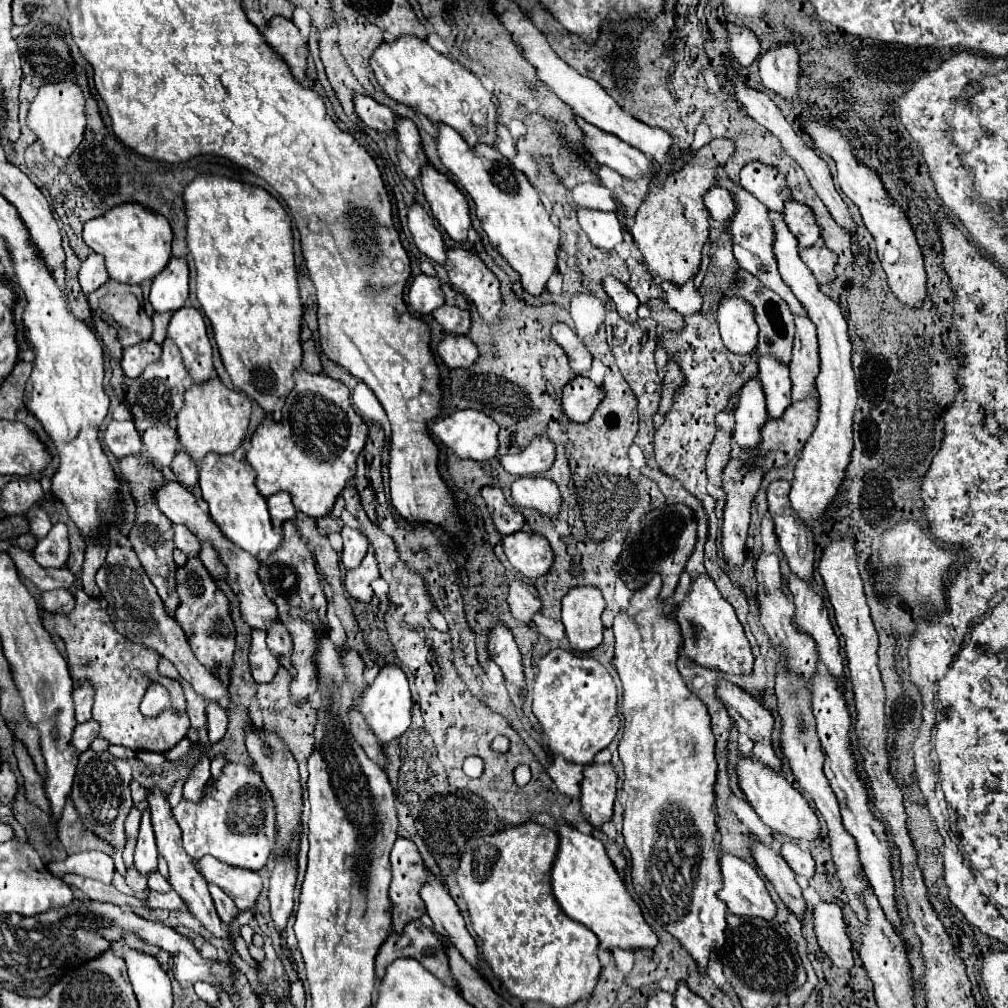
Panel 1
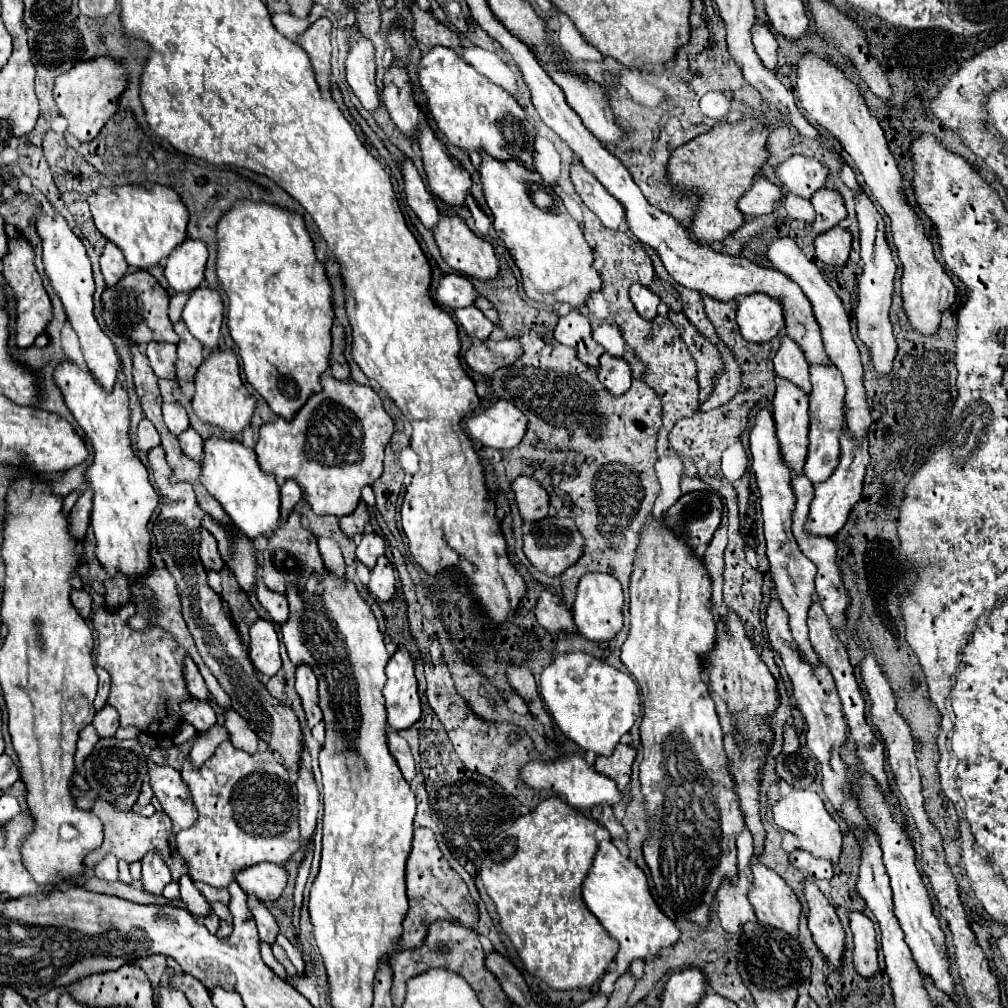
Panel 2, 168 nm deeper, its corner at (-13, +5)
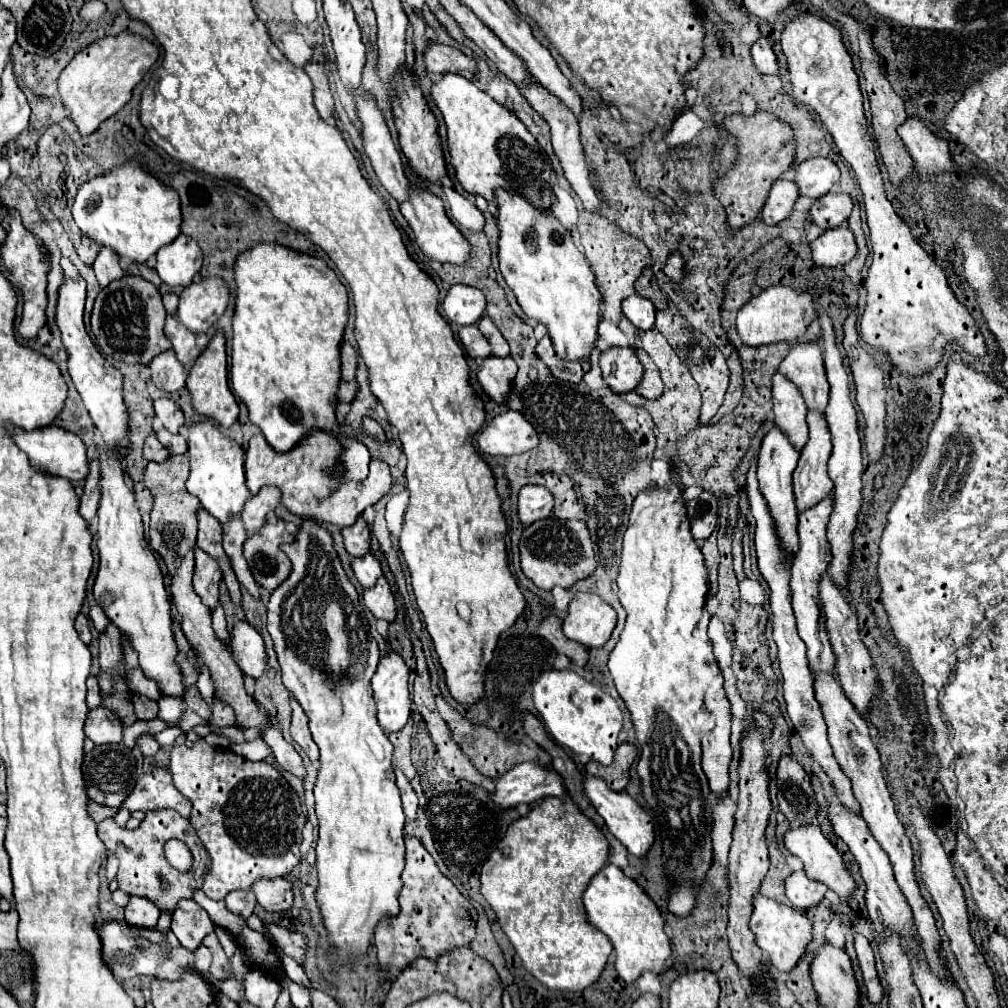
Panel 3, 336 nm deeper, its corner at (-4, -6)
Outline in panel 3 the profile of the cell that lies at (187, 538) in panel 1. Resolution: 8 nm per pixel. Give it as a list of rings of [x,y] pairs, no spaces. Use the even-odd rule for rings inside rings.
[[[195,549],[195,573],[193,573],[193,589],[201,597],[201,601],[209,607],[209,611],[215,609],[219,601],[219,581],[223,573],[219,563],[207,555],[203,549]]]

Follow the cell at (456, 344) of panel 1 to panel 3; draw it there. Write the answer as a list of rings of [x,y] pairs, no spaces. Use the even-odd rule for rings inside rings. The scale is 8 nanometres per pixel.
[[[491,355],[487,361],[481,363],[477,379],[485,389],[485,393],[491,395],[493,401],[497,401],[499,405],[505,405],[507,393],[515,375],[517,375],[517,363],[511,357],[501,359]]]

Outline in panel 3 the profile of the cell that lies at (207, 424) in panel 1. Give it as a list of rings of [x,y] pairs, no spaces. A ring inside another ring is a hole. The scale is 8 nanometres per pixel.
[[[217,331],[215,337],[209,341],[207,349],[199,355],[199,359],[189,369],[187,389],[191,391],[193,407],[197,413],[215,419],[223,427],[231,427],[237,421],[239,405],[237,405],[237,401],[229,389],[229,383],[227,383],[227,361],[225,361],[225,357],[227,357],[225,355],[225,335],[223,335],[223,331]]]

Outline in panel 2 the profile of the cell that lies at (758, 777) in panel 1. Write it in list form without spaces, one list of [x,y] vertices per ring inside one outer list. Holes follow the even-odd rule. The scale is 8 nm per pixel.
[[[792,788],[790,794],[782,796],[774,806],[772,806],[772,814],[776,824],[798,836],[800,846],[808,852],[812,852],[814,856],[826,858],[830,862],[836,862],[840,856],[840,846],[842,846],[842,832],[840,826],[836,824],[836,820],[828,814],[828,810],[824,808],[822,798],[810,790],[810,788]]]

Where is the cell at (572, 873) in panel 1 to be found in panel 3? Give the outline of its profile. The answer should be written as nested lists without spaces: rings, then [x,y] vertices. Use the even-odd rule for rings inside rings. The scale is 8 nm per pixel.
[[[607,865],[603,867],[589,883],[583,903],[589,915],[591,925],[595,925],[599,931],[603,931],[613,947],[615,947],[615,969],[619,977],[625,983],[635,983],[641,973],[653,971],[663,973],[667,967],[667,961],[673,957],[669,937],[663,931],[663,917],[657,905],[647,897],[647,893],[631,879],[627,877],[619,867]]]

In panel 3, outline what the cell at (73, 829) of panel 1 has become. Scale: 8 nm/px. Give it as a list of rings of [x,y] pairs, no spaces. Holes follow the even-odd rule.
[[[173,809],[147,811],[145,819],[141,821],[141,827],[137,827],[133,831],[129,831],[125,827],[119,827],[113,819],[105,819],[103,823],[99,823],[97,831],[99,831],[99,837],[105,843],[107,851],[117,853],[117,857],[119,857],[119,873],[117,873],[119,889],[123,889],[127,895],[137,895],[137,897],[149,899],[163,913],[173,913],[181,899],[191,899],[193,893],[197,889],[201,889],[201,885],[205,881],[205,875],[209,873],[211,859],[209,859],[207,851],[201,853],[201,849],[205,849],[203,843],[195,835],[191,823],[187,819],[183,819]],[[169,839],[181,839],[183,843],[189,845],[189,849],[193,853],[193,859],[195,859],[189,873],[179,873],[177,869],[173,869],[167,863],[165,853],[163,853],[163,845]]]

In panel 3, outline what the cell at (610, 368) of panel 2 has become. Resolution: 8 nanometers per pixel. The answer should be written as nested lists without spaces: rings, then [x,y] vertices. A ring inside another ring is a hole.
[[[609,347],[601,353],[599,365],[603,379],[615,393],[633,391],[643,377],[643,365],[639,363],[633,347]]]

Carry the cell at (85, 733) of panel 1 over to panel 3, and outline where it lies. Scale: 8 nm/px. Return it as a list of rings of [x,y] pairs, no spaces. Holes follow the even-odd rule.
[[[101,705],[101,707],[89,711],[87,723],[85,723],[85,735],[95,745],[119,743],[119,741],[123,741],[123,723],[113,711],[109,711],[107,707]]]

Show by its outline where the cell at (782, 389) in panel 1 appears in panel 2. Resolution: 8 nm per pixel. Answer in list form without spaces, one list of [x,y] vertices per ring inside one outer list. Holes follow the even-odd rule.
[[[776,376],[772,410],[784,462],[790,470],[802,474],[804,452],[808,448],[808,394],[794,382]]]

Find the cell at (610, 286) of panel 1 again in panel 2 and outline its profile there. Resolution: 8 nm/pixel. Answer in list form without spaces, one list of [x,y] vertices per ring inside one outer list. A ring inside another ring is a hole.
[[[632,284],[630,286],[630,298],[632,298],[632,304],[634,304],[636,312],[644,320],[652,320],[656,316],[656,308],[660,304],[660,298],[654,292],[650,292],[646,286]]]

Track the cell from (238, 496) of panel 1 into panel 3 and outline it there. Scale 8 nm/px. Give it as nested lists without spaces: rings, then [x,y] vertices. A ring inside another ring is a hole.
[[[199,421],[189,427],[187,435],[187,453],[189,453],[189,477],[185,487],[195,495],[201,505],[221,523],[229,519],[231,513],[239,513],[243,503],[251,497],[245,485],[245,467],[243,467],[243,449],[221,431],[211,421]]]

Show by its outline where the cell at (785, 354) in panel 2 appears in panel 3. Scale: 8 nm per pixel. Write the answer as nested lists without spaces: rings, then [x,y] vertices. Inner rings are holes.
[[[775,373],[773,377],[773,413],[777,427],[789,437],[791,445],[801,451],[807,443],[809,431],[807,431],[807,405],[803,403],[803,397],[799,395],[797,387],[783,379],[783,375]]]

